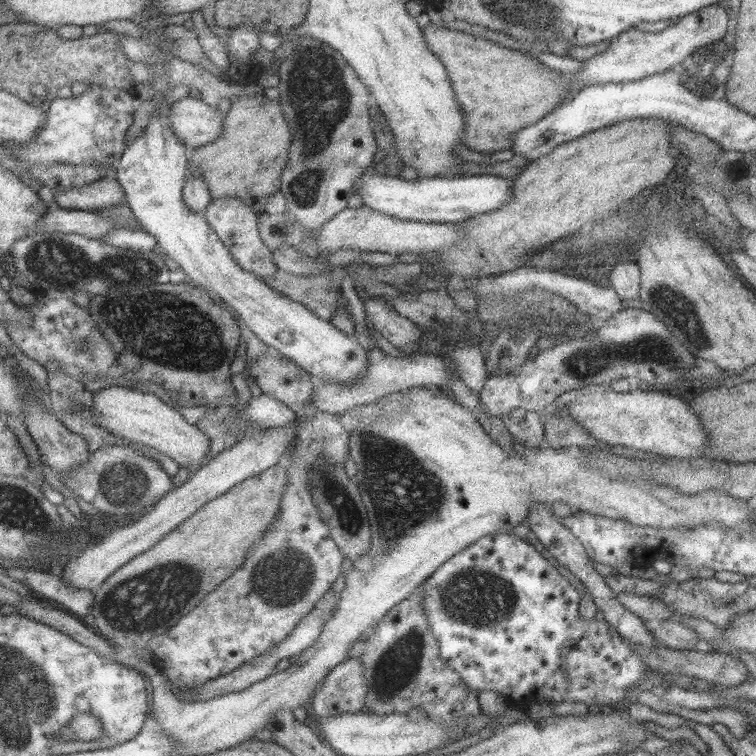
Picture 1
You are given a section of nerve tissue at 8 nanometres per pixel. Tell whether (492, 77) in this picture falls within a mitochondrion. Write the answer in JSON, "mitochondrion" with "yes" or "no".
{"mitochondrion":"no"}

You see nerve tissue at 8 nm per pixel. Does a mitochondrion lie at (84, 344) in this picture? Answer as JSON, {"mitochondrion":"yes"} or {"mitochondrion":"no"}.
{"mitochondrion":"yes"}

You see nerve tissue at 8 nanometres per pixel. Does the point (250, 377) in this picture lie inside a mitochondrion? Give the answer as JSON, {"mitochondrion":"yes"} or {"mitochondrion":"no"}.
{"mitochondrion":"no"}

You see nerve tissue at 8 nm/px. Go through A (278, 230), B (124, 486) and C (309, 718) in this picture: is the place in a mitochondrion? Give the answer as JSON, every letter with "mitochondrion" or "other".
{"A":"other","B":"mitochondrion","C":"other"}

